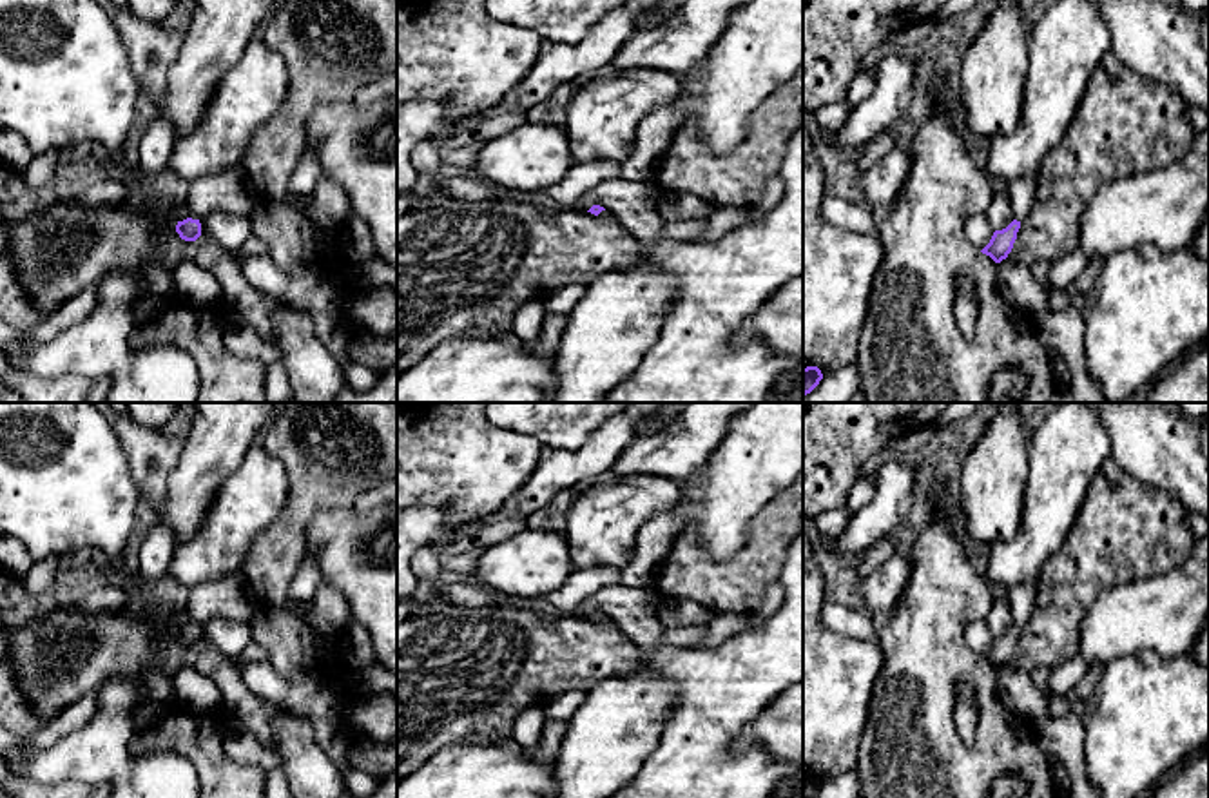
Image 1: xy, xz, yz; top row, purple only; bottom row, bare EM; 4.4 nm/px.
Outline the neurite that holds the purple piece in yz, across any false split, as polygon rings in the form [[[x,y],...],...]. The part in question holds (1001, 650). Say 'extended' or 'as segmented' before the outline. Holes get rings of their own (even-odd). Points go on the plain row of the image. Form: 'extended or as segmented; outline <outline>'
extended; outline [[[1035,582],[1017,584],[1010,588],[1006,602],[1010,606],[1015,626],[1006,635],[995,637],[990,649],[981,657],[995,669],[1001,669],[1011,658],[1017,638],[1020,635],[1020,628],[1028,622],[1031,615],[1035,589]]]

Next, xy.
extended; outline [[[228,575],[219,580],[201,582],[190,588],[189,624],[178,628],[176,638],[185,647],[196,647],[201,642],[199,626],[214,617],[227,617],[239,622],[250,622],[256,600],[250,595],[243,575]]]

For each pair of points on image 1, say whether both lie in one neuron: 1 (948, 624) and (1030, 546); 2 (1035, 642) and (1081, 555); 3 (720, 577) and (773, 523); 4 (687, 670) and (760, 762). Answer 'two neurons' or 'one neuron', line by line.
1: two neurons
2: one neuron
3: one neuron
4: one neuron

